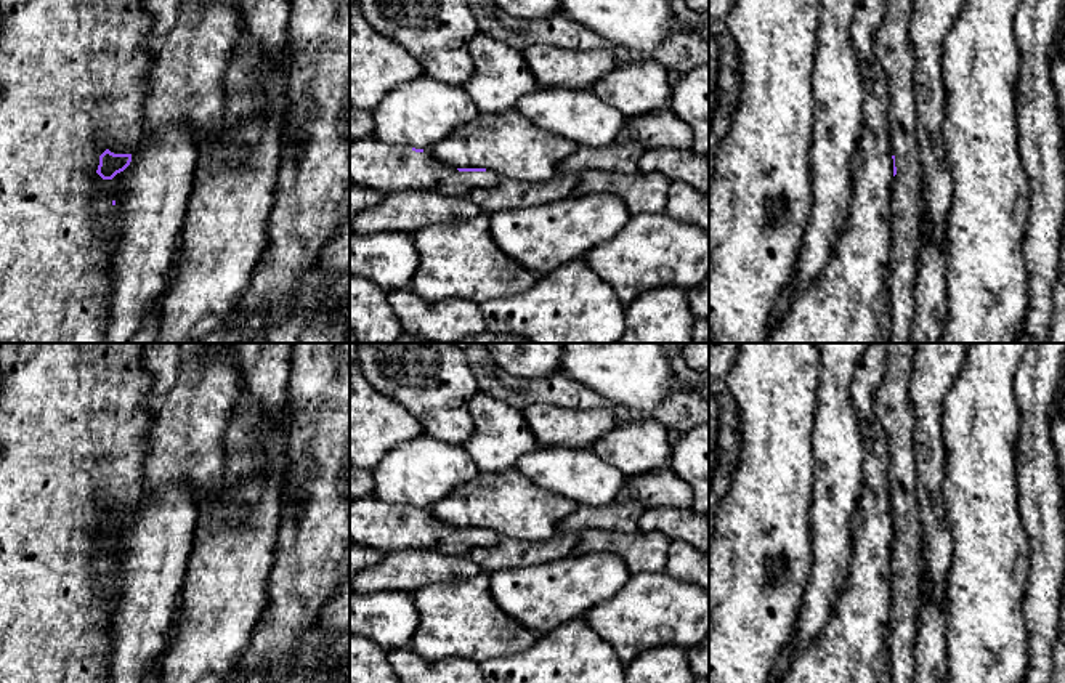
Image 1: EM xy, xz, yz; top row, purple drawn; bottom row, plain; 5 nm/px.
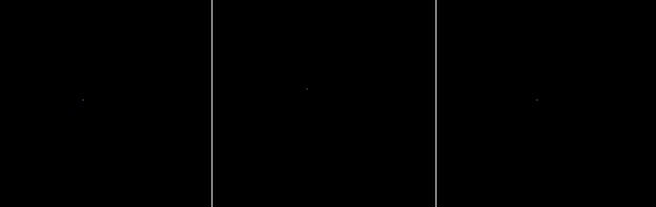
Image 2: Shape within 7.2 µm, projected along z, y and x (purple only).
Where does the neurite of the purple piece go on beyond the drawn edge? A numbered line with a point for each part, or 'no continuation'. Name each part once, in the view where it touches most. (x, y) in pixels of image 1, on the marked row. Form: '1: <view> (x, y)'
1: xy (72, 72)

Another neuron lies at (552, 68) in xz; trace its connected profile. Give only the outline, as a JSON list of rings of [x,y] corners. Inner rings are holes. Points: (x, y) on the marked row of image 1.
[[[536,43],[521,50],[539,88],[590,90],[619,66],[606,50],[563,50]]]

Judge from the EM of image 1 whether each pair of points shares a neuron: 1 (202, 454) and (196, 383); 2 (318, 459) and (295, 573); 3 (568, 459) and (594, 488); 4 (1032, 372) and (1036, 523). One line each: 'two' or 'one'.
1: one
2: one
3: one
4: one

